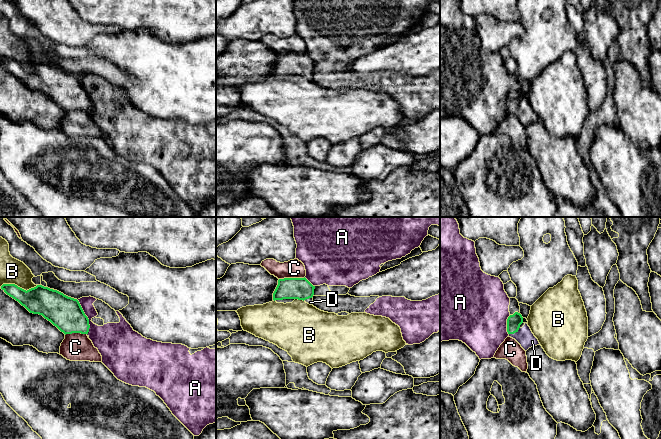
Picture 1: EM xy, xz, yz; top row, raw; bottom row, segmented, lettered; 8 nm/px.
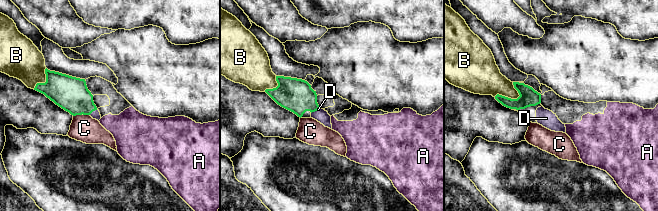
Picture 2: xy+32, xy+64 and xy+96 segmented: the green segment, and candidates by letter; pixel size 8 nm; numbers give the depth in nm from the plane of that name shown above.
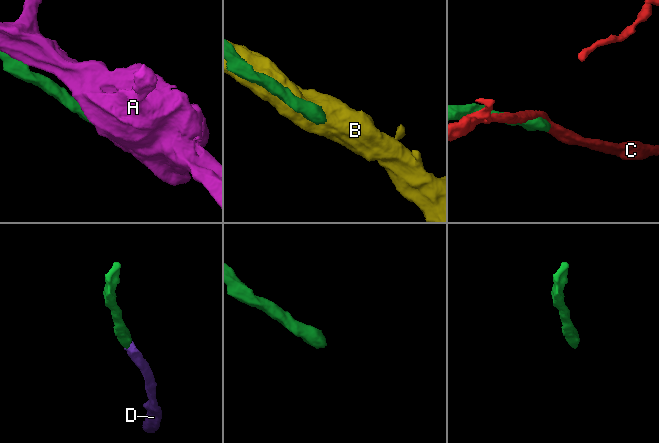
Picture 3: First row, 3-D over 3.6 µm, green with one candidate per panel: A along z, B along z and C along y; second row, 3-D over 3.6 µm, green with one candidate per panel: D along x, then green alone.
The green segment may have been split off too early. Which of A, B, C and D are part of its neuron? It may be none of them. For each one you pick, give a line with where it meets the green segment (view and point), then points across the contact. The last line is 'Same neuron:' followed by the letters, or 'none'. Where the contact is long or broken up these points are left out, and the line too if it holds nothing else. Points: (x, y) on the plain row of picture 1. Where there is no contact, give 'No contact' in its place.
D: Touches green at yz (514, 108). Path across: yz (514, 97), (514, 108), (524, 112)
Same neuron: D

